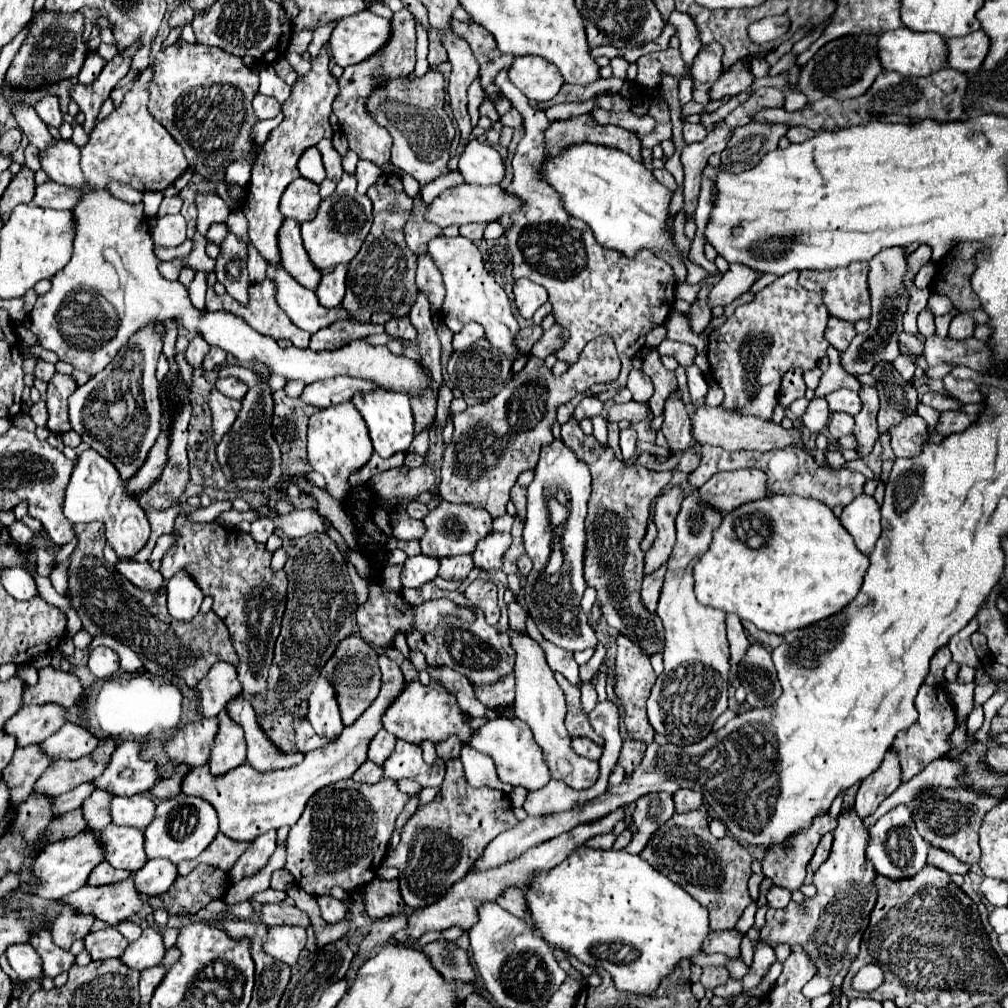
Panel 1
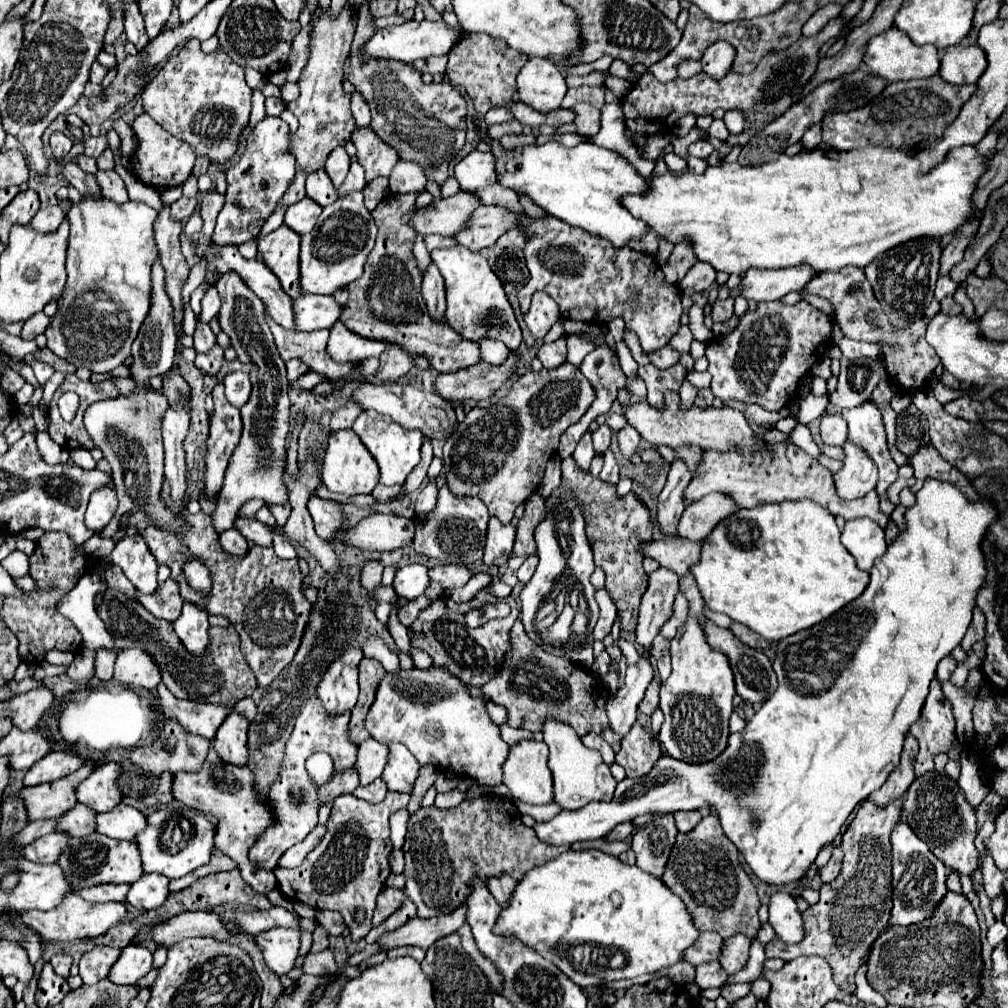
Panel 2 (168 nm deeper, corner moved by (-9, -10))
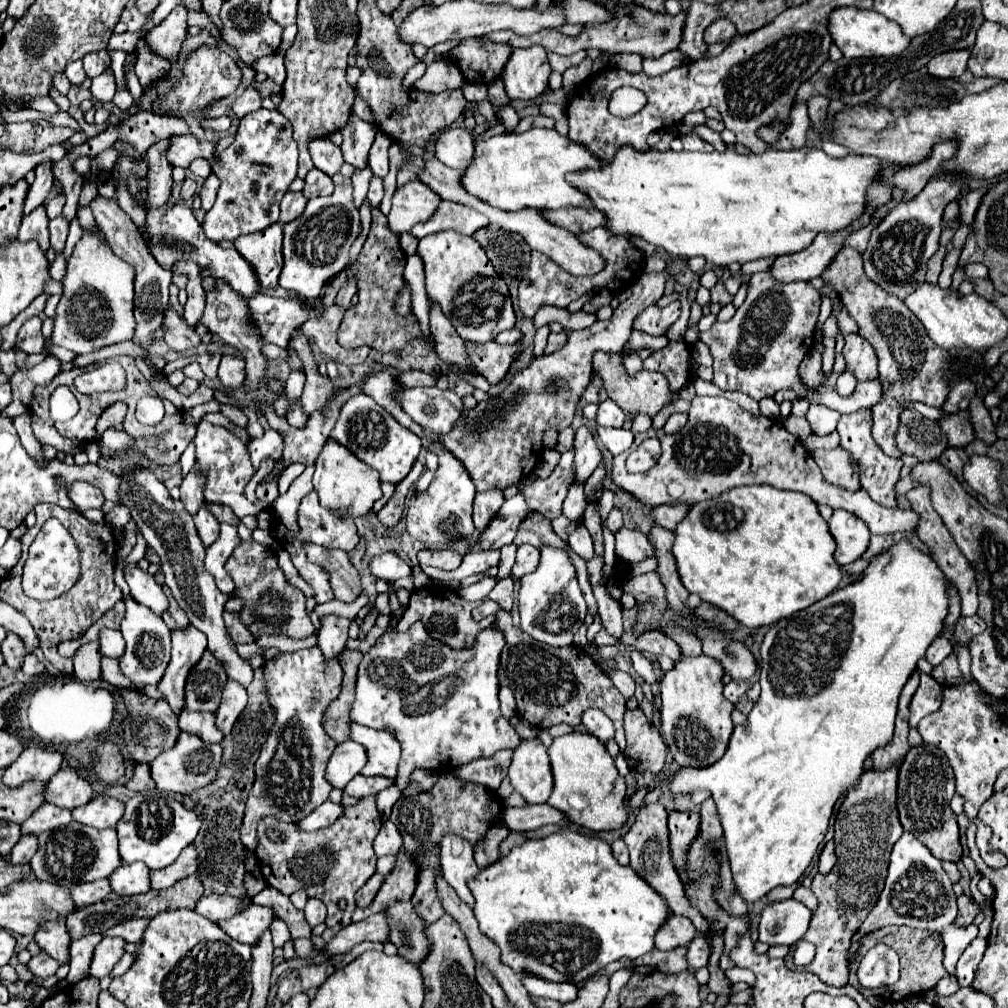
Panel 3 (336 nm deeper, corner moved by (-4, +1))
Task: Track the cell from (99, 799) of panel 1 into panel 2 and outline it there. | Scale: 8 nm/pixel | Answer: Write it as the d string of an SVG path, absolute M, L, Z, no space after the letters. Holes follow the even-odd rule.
M78 803L74 809L70 809L62 815L56 829L66 831L72 837L86 837L88 833L94 833L96 817L98 817L98 813L94 813L94 809Z

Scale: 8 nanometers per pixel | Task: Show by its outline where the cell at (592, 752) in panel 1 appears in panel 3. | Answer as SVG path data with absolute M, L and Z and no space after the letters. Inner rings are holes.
M589 708L583 712L583 726L593 734L597 736L601 742L607 742L615 736L615 730L613 730L613 722L597 708Z

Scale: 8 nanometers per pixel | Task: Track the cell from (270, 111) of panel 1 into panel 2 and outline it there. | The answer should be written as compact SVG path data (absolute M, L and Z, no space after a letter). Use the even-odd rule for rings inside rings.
M264 117L254 131L246 137L246 151L240 161L226 171L228 189L226 203L218 215L212 241L216 245L240 245L254 239L264 221L276 209L280 197L286 193L288 183L294 179L294 157L288 151L290 143L288 125L280 117Z

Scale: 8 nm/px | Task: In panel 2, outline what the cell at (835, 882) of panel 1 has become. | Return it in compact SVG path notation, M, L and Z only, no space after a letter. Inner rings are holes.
M864 801L858 807L856 817L842 835L842 871L840 875L820 889L820 901L812 905L812 915L818 919L818 927L806 931L806 937L798 945L782 945L774 937L765 947L767 959L780 958L785 962L803 955L822 955L834 973L834 983L852 993L856 989L854 975L868 955L874 939L884 931L890 919L890 895L892 895L892 873L890 873L890 831L898 823L902 801L892 801L884 809L878 809L872 801Z

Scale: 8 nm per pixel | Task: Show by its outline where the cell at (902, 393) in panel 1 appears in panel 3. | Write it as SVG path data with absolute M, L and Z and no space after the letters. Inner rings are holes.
M905 410L901 414L897 446L903 454L911 454L923 462L931 462L949 448L949 442L937 422L923 418L917 410Z

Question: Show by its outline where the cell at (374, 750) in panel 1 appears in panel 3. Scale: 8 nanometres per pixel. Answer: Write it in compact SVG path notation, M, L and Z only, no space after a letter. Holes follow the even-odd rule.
M353 740L339 744L327 762L325 778L333 788L345 788L365 766L365 748Z

